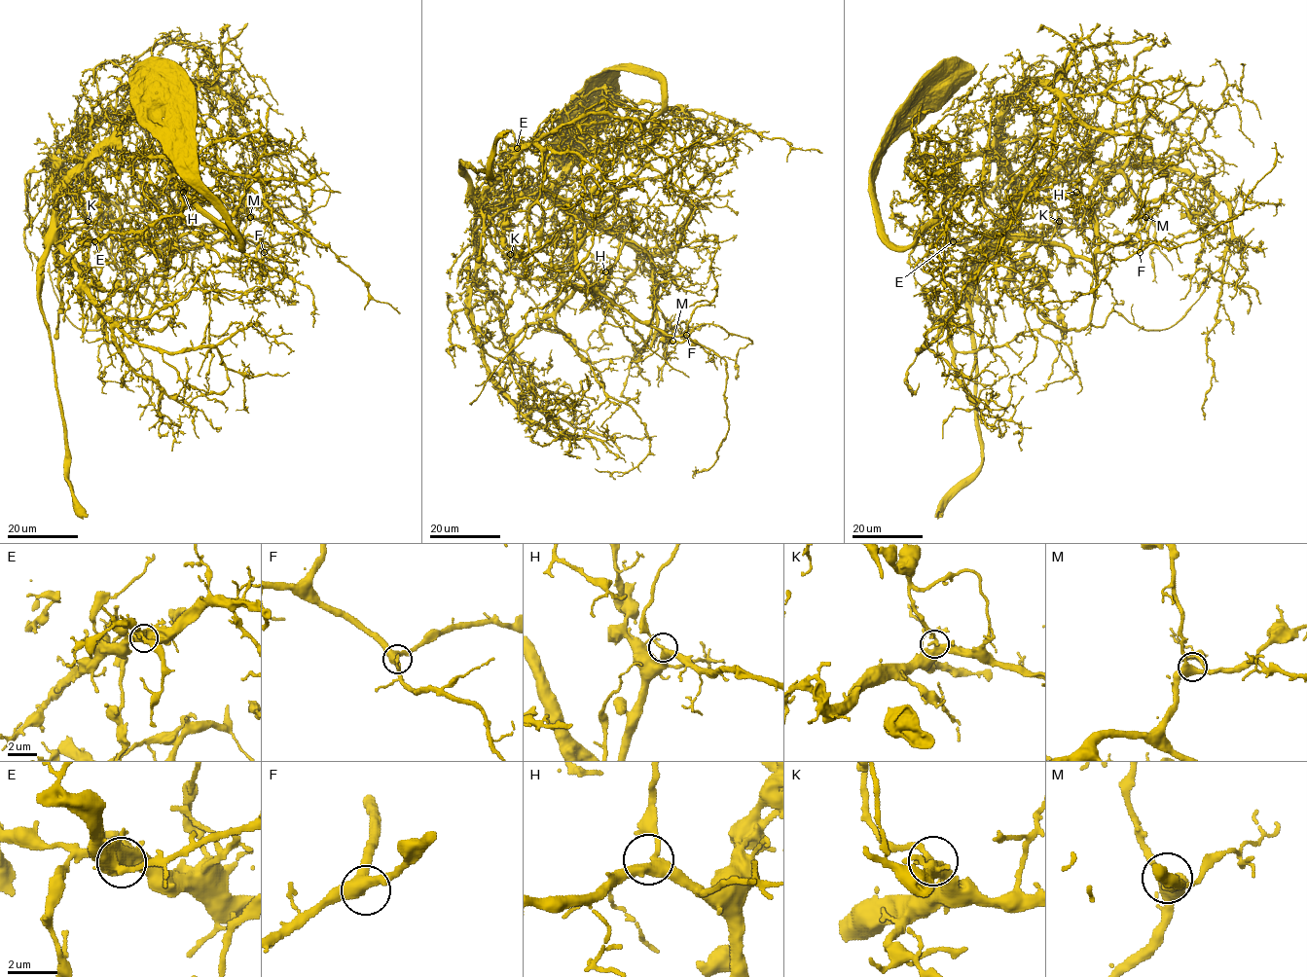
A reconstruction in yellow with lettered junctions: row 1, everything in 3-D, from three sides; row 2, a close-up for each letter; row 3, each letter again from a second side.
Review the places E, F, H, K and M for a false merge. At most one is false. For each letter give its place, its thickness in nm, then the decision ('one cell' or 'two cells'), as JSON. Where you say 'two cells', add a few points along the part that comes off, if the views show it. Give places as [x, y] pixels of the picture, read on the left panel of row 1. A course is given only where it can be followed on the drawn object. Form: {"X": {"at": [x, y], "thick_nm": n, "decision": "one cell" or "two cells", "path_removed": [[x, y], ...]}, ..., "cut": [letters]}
{"E": {"at": [94, 241], "thick_nm": 500, "decision": "one cell"}, "F": {"at": [264, 252], "thick_nm": 420, "decision": "one cell"}, "H": {"at": [183, 192], "thick_nm": 320, "decision": "one cell"}, "K": {"at": [88, 221], "thick_nm": 340, "decision": "two cells", "path_removed": [[88, 222], [73, 199], [168, 257], [150, 191], [78, 144], [147, 86], [234, 64]]}, "M": {"at": [250, 217], "thick_nm": 480, "decision": "one cell"}, "cut": ["K"]}

